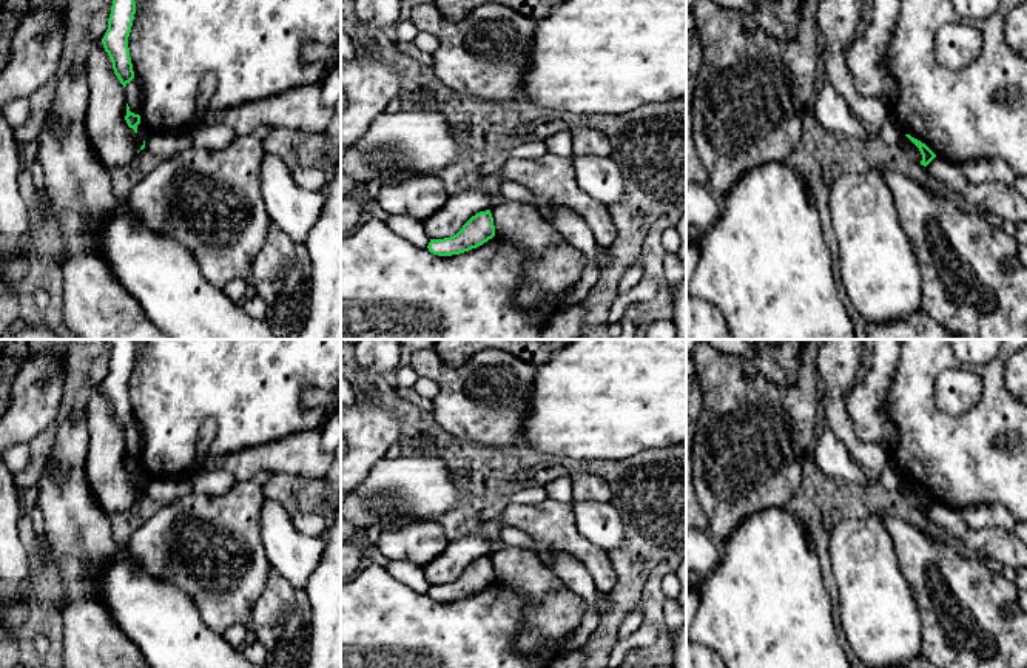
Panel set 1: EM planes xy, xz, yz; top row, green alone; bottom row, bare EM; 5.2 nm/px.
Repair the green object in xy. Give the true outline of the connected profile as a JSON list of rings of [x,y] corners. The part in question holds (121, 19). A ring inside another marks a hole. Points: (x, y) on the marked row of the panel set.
[[[113,0],[108,29],[102,39],[108,52],[113,69],[123,88],[134,79],[133,63],[130,57],[128,37],[136,14],[134,0]]]

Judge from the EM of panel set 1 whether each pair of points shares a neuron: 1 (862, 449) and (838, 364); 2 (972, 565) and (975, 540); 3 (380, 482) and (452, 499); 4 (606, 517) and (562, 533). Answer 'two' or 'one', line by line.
1: one
2: two
3: one
4: two

